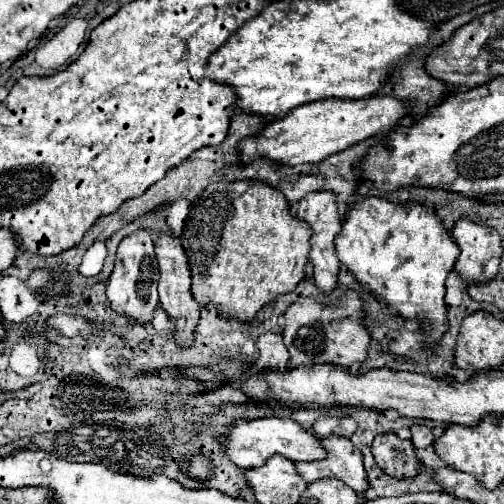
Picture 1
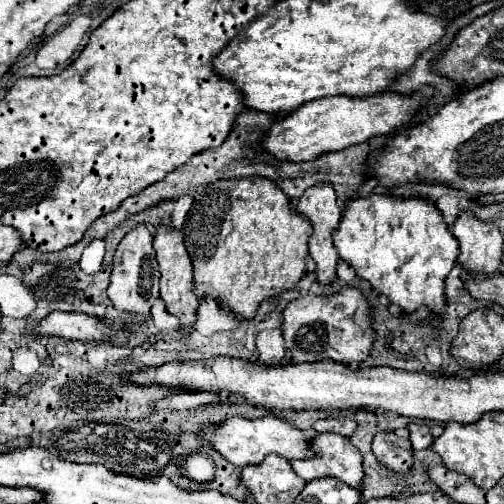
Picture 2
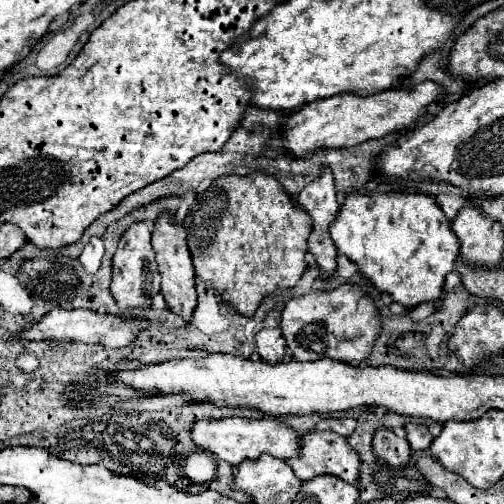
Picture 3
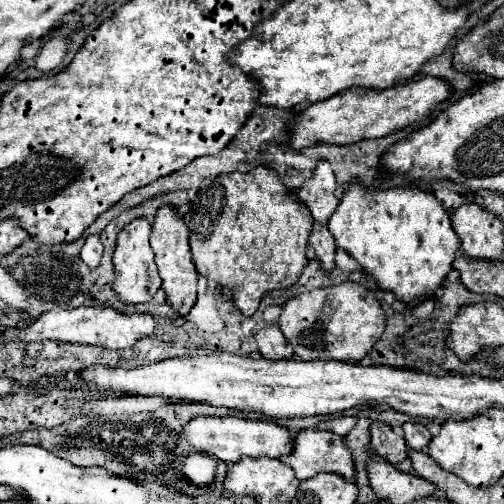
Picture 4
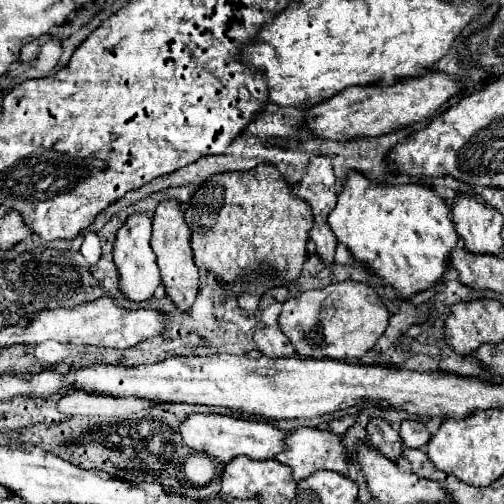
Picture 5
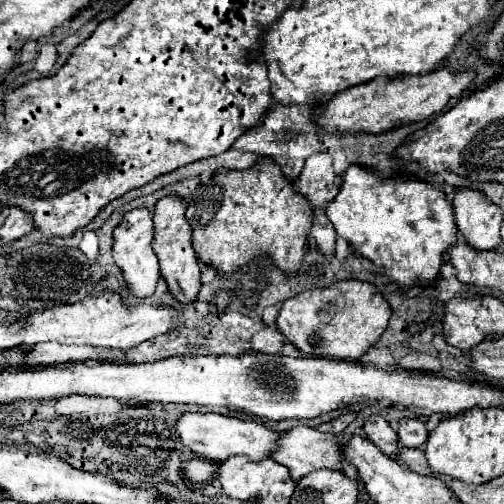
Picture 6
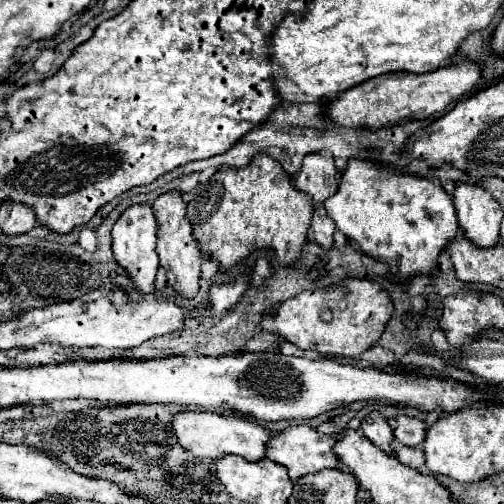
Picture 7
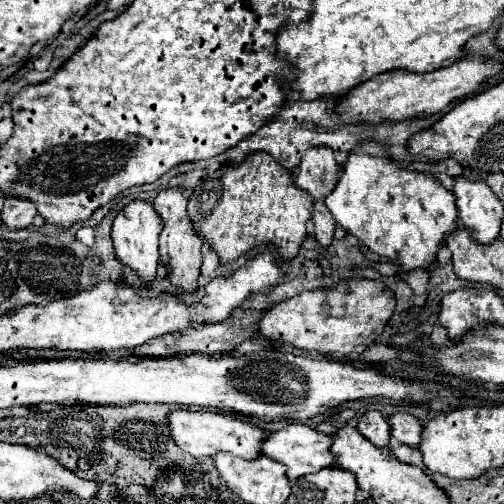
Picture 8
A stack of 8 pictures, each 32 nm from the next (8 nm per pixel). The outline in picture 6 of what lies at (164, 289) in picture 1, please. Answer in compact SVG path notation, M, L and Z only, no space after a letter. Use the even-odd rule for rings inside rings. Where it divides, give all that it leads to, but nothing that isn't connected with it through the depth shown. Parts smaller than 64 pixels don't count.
M166 196L158 200L154 208L154 242L152 242L168 290L182 306L192 304L200 292L200 266L192 248L192 236L190 236L192 230L184 218L184 212L186 212L184 202L176 196Z

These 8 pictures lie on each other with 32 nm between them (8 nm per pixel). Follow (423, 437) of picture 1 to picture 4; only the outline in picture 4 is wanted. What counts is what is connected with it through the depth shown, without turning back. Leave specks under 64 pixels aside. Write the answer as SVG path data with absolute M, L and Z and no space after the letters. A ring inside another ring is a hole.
M406 422L402 428L404 428L404 438L406 438L410 450L424 450L424 446L428 446L432 440L432 436L424 424Z

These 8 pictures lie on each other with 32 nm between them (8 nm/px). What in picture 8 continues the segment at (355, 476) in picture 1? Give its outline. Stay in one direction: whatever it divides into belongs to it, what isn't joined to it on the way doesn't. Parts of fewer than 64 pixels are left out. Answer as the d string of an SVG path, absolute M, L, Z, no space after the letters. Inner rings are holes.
M290 424L290 426L286 426L286 428L282 428L282 430L274 432L274 434L270 434L268 440L266 440L264 446L262 446L262 452L264 452L268 458L272 458L272 460L284 464L286 470L288 470L288 472L286 472L288 478L294 482L296 478L300 478L300 476L304 476L304 474L318 472L318 470L322 470L322 468L338 466L336 458L334 458L332 452L330 452L332 442L334 442L332 436L326 436L326 434L322 434L322 432L316 432L316 430L312 430L310 426L306 426L306 424Z

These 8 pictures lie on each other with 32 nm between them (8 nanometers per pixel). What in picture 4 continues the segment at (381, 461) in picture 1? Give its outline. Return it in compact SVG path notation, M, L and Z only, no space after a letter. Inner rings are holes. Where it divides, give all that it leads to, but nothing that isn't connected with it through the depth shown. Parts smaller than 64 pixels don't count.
M376 422L372 426L372 450L390 462L392 466L398 466L402 460L408 458L408 446L406 442L384 422Z

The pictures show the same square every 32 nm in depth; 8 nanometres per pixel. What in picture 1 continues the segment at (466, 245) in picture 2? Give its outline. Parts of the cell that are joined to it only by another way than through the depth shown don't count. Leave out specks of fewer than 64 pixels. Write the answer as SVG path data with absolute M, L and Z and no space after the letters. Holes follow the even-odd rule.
M458 220L452 238L460 248L456 274L466 286L486 284L498 276L502 240L496 232L488 232L488 228L480 228L476 222Z

